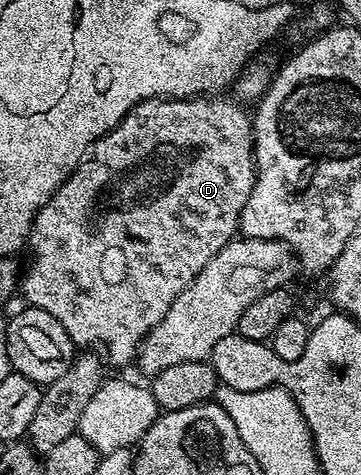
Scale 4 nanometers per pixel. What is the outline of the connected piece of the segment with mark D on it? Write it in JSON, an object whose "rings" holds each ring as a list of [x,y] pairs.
{"rings":[[[201,94],[191,98],[159,96],[138,102],[138,106],[129,110],[126,118],[122,118],[114,130],[110,130],[92,145],[90,155],[81,160],[79,166],[68,175],[66,182],[62,182],[56,193],[37,210],[26,243],[28,248],[32,247],[32,261],[28,268],[26,264],[22,276],[22,295],[31,307],[46,310],[46,314],[58,318],[58,322],[62,322],[62,330],[70,334],[77,349],[105,348],[109,365],[128,364],[131,360],[133,363],[137,359],[140,343],[148,337],[150,330],[154,330],[154,326],[158,326],[158,322],[162,322],[162,318],[166,318],[166,310],[170,310],[174,298],[178,298],[178,294],[182,294],[182,290],[186,290],[186,286],[190,286],[194,278],[202,274],[206,262],[210,262],[210,258],[214,258],[214,254],[218,254],[218,250],[222,250],[222,246],[226,246],[237,235],[242,206],[246,206],[256,181],[253,117],[239,99],[224,95],[228,94]]]}

